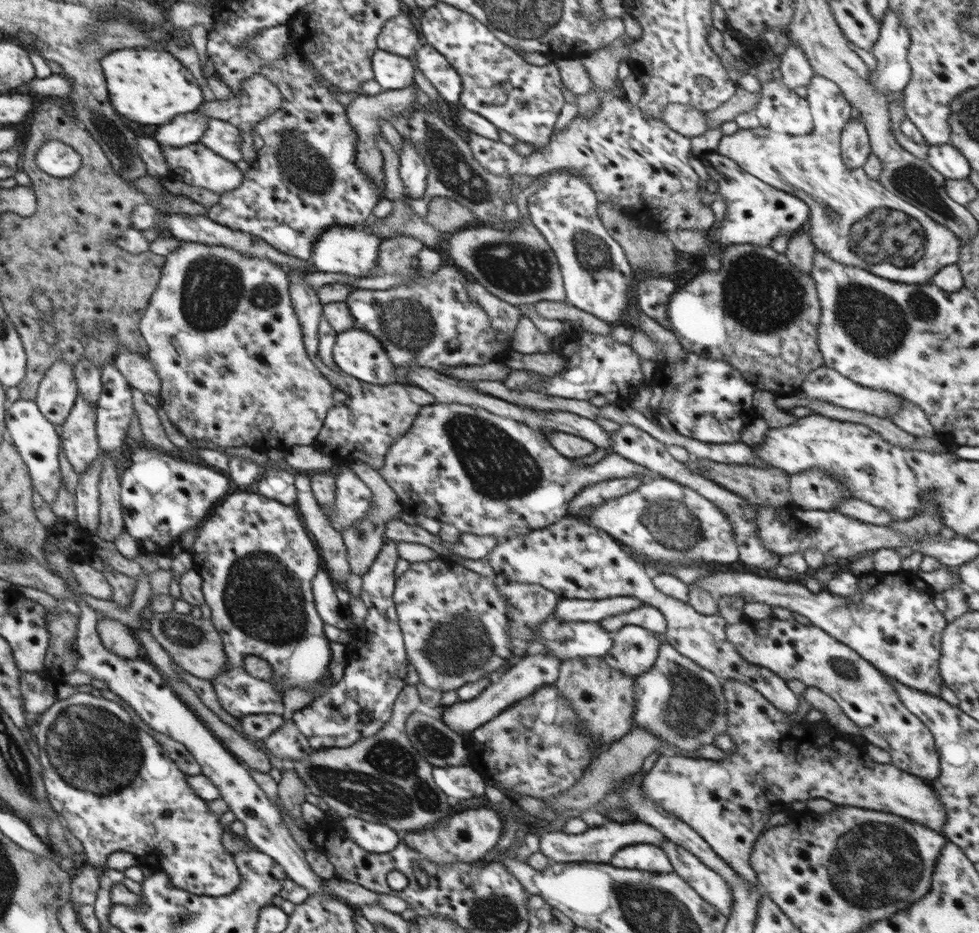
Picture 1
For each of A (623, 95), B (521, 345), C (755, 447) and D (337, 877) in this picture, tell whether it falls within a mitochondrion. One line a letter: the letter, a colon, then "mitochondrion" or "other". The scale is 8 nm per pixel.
A: other
B: other
C: other
D: other

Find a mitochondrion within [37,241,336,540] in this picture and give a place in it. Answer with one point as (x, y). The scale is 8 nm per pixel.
(212, 287)

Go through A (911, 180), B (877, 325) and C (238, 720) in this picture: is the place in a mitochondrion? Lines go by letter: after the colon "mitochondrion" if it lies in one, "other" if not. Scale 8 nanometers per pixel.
A: mitochondrion
B: mitochondrion
C: other

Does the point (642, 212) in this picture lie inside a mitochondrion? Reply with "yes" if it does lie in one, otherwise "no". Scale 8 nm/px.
no

